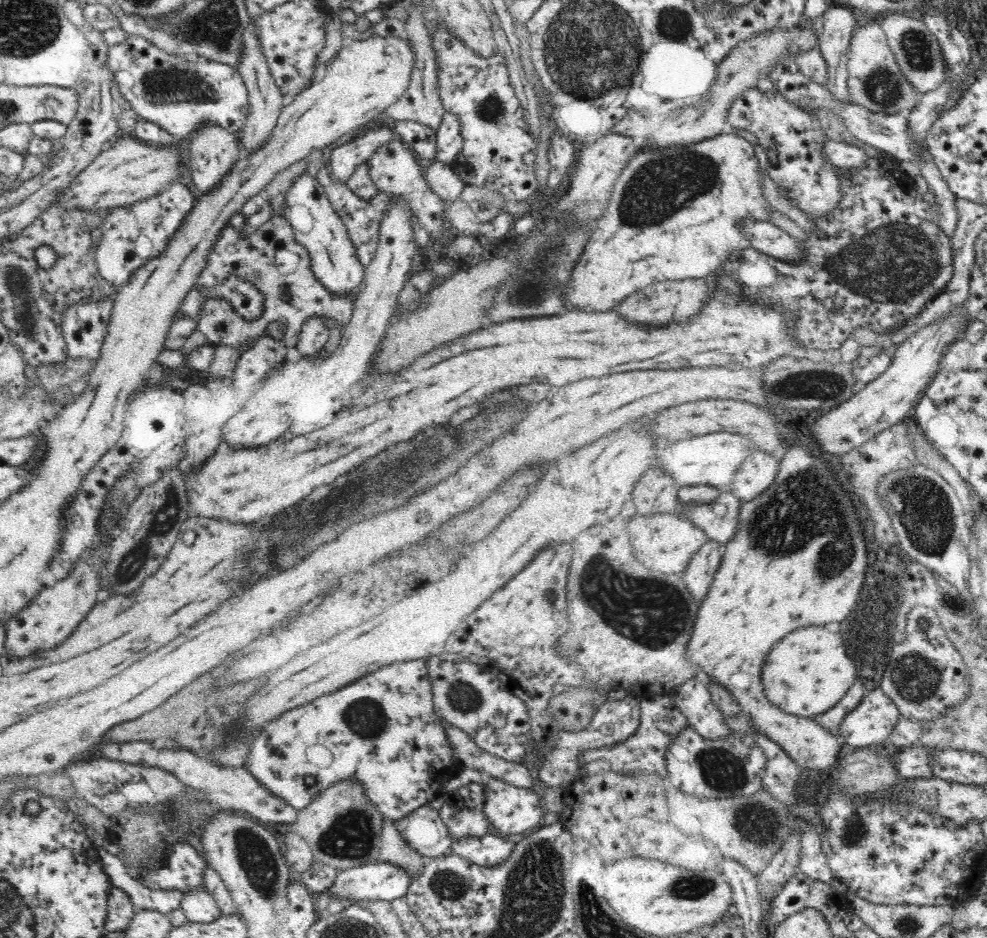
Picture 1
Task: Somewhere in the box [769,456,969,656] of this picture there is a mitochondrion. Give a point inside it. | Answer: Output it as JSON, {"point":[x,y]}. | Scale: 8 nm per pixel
{"point":[924,513]}

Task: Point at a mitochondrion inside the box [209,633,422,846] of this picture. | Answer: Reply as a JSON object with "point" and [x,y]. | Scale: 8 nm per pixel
{"point":[366,718]}

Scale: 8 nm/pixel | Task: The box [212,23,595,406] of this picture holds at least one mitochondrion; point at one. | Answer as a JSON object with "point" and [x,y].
{"point":[536,287]}

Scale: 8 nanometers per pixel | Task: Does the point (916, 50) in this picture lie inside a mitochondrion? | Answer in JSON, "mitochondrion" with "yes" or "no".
{"mitochondrion":"yes"}

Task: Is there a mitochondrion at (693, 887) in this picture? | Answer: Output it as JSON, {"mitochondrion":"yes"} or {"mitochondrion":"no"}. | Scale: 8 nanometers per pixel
{"mitochondrion":"yes"}

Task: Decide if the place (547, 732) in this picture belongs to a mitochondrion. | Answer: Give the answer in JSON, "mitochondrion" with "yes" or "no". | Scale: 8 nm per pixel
{"mitochondrion":"no"}

